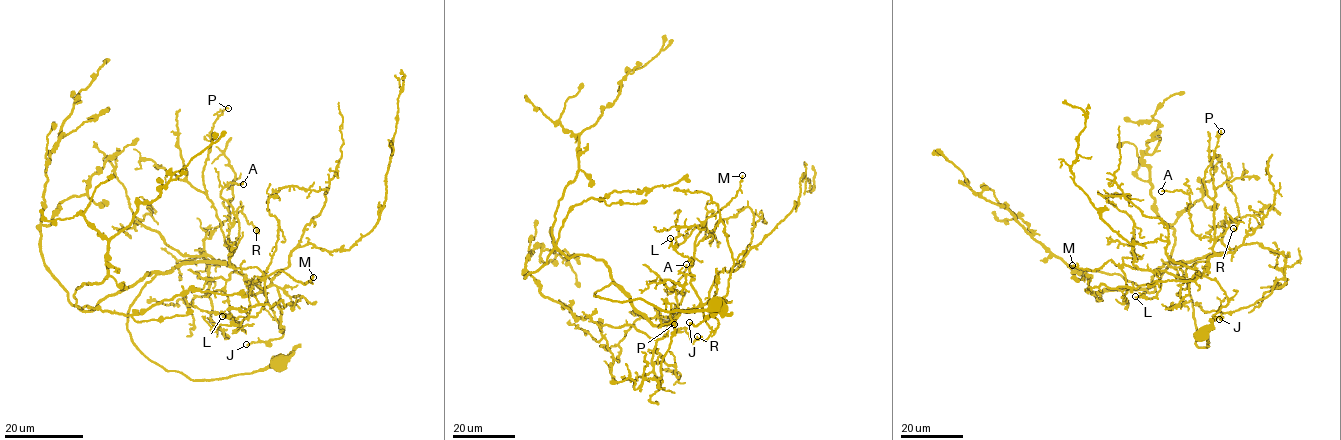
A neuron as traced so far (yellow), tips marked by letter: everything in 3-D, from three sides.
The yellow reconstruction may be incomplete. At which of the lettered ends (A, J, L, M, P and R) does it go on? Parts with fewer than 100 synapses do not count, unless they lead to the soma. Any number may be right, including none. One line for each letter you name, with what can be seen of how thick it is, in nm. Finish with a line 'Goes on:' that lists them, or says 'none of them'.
Goes on: none of them

